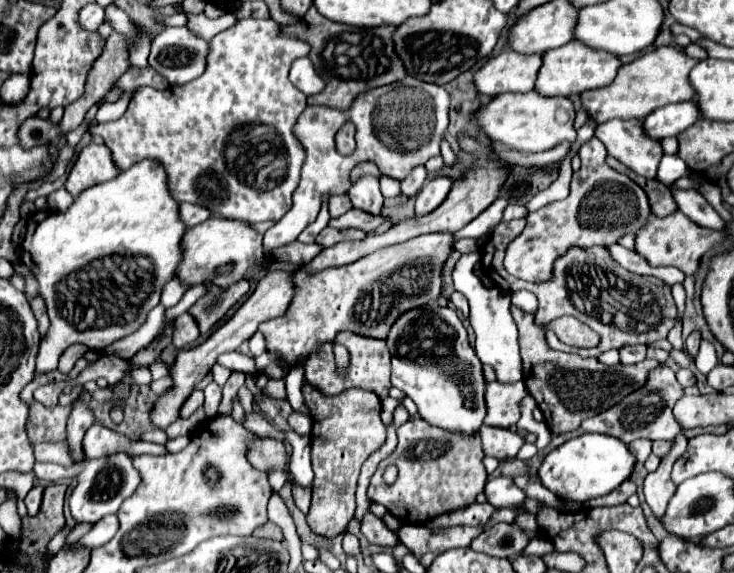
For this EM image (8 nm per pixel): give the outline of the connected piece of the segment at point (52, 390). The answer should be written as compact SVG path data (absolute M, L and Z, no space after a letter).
M49 383L49 385L39 387L33 393L33 397L35 397L35 401L51 407L51 405L57 405L57 397L59 397L61 391L63 391L63 383Z

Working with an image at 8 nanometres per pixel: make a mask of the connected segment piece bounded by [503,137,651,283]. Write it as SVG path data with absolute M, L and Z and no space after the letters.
M593 137L579 149L579 157L581 169L573 173L569 197L549 203L535 213L529 213L523 233L507 245L503 265L511 275L541 283L549 279L557 255L563 255L569 247L607 247L611 243L617 243L621 225L631 225L633 229L641 229L641 225L645 225L645 219L651 213L647 195L635 181L607 165L605 145L597 137Z

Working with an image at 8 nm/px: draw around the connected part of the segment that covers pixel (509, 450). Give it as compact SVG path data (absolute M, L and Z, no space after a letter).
M483 425L481 427L481 445L483 445L485 455L505 461L509 457L515 457L517 451L525 445L525 441L521 435L513 433L511 429Z

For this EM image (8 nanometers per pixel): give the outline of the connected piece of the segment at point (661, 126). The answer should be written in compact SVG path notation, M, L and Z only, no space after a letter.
M683 101L677 105L667 105L653 111L645 117L645 131L653 135L653 139L665 139L671 135L679 135L687 127L691 127L701 117L697 103Z

